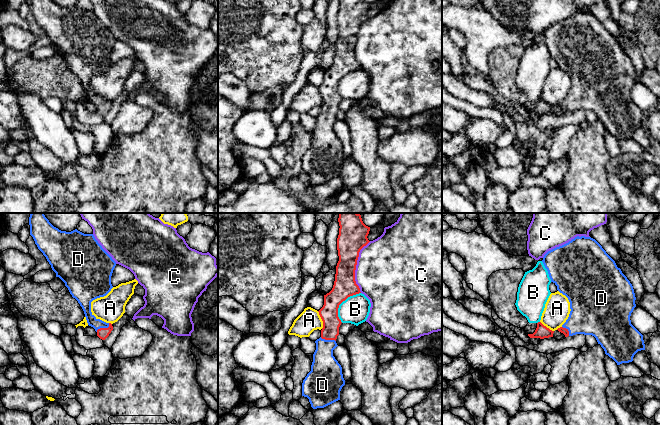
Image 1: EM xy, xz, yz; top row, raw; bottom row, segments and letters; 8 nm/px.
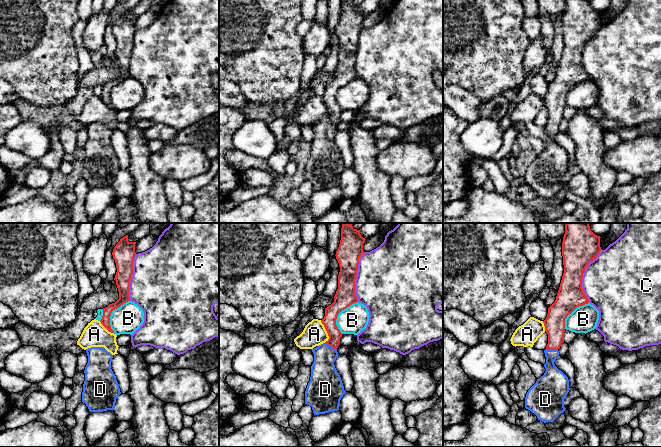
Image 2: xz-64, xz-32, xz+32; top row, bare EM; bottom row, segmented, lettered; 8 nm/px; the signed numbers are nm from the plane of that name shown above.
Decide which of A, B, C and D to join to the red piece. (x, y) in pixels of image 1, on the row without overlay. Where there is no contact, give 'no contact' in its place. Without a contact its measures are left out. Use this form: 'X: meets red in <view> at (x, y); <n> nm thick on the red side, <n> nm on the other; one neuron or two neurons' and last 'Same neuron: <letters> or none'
A: meets red in xz at (322, 96); 140 nm thick on the red side, 180 nm on the other; two neurons
B: meets red in xz at (341, 78); 180 nm thick on the red side, 220 nm on the other; two neurons
C: meets red in xz at (355, 42); 220 nm thick on the red side, 480 nm on the other; two neurons
D: meets red in xy at (103, 104); 90 nm thick on the red side, 90 nm on the other; one neuron
Same neuron: D

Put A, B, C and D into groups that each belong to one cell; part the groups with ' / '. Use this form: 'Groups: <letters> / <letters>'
Groups: A / B / C / D

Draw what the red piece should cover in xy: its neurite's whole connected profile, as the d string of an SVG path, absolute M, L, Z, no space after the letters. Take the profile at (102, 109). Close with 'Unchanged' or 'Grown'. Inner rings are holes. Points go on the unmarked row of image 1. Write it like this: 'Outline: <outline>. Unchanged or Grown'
Outline: M29 0L30 11L33 13L38 25L46 33L52 46L68 64L70 70L82 83L87 99L97 108L97 112L105 116L113 102L97 95L91 88L91 78L106 72L113 64L111 52L116 38L102 24L93 10L84 10L77 5L66 8L54 3L52 0Z. Grown

